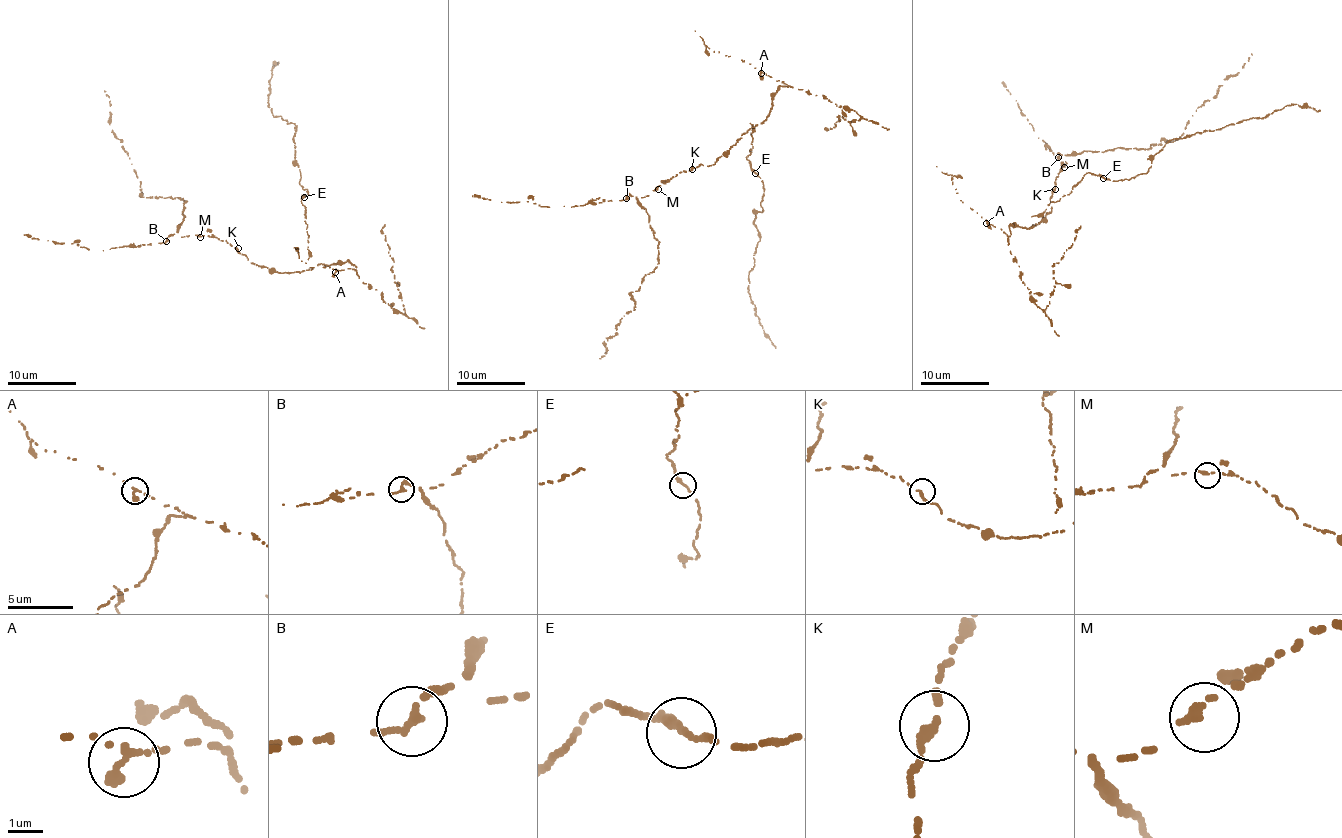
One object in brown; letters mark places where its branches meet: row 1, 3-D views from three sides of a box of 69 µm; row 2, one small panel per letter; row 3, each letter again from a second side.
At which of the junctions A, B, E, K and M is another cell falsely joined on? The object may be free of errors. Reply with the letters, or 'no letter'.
B

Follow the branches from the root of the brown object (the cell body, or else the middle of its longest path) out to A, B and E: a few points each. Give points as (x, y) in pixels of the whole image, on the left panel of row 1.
A: (286, 272), (301, 272), (319, 264), (328, 266), (348, 261), (355, 269), (335, 272)
B: (286, 272), (274, 272), (253, 264), (216, 236), (181, 236), (178, 232), (166, 240)
E: (286, 272), (308, 269), (307, 224), (305, 206), (301, 202), (301, 196), (304, 197)

